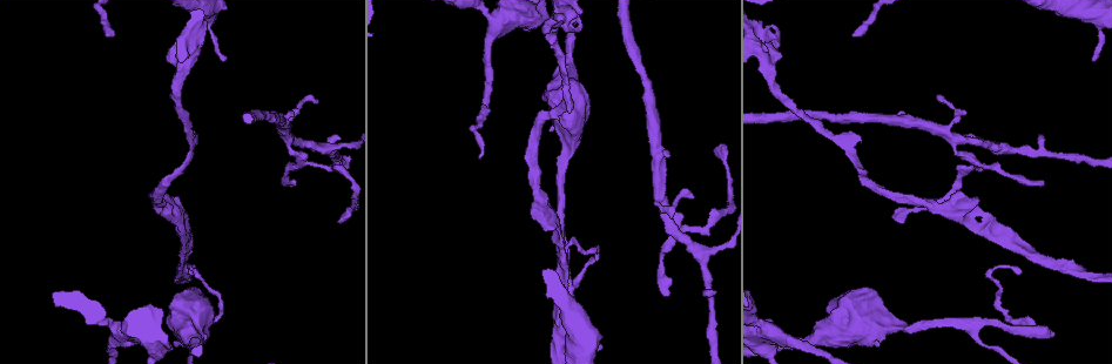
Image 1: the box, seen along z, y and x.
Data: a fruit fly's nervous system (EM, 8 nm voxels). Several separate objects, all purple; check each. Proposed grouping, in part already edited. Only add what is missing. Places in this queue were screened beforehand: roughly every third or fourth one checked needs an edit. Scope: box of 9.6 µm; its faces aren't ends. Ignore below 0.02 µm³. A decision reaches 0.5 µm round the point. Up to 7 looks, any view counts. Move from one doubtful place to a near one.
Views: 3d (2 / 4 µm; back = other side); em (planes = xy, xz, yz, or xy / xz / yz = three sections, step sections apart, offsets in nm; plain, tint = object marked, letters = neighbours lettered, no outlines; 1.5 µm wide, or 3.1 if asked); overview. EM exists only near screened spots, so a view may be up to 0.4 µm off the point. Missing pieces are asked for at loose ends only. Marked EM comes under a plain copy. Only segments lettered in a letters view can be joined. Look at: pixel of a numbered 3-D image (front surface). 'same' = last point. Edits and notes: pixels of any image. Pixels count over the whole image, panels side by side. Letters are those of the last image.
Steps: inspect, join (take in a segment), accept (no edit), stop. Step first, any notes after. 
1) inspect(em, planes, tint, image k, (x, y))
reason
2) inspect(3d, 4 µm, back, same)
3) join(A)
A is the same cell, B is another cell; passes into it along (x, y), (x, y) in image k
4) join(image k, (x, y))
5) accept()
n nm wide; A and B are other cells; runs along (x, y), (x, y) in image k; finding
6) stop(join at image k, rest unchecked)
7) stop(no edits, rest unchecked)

inspect(em, planes, letters, image 1, (580, 24))
branch stops here

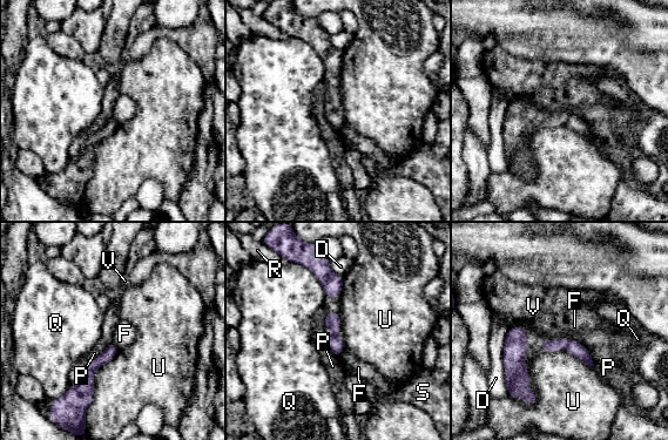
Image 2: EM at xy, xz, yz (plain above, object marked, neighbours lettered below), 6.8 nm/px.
accept()
D, F, P, Q, R, S, U and V are other cells; runs along (112, 346), (88, 378), (73, 390) in image 2; none of them fits

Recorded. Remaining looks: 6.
inspect(em, planes, letters, image 1, (224, 59))
an open end

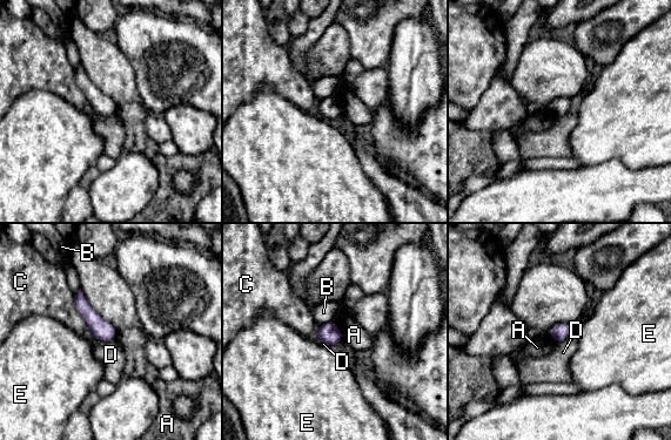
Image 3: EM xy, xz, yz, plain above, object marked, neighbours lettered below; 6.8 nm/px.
accept()
120 nm wide; A, B, C, D and E are other cells; border along (92, 336), (100, 340), (114, 339) in image 3; none of them fits

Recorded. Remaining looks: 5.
inspect(em, xz, step 4, letters, image 1, (1052, 332))
an open end

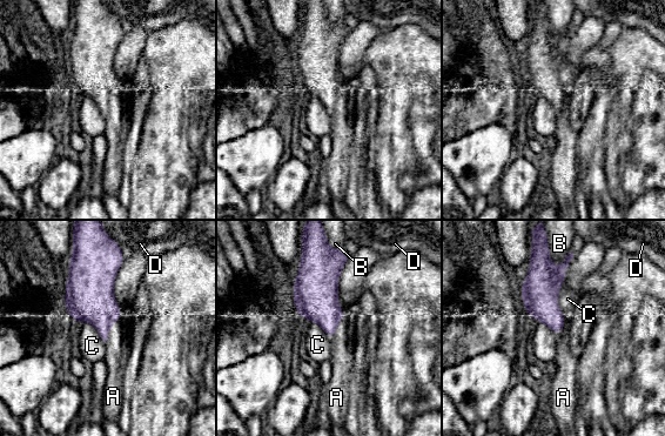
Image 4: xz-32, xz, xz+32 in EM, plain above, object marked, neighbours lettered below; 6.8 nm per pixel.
join(A)
A is the same cell, B, C and D are other cells; it goes on there

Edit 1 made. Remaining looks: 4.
stop(join at image 4, rest unchecked)

